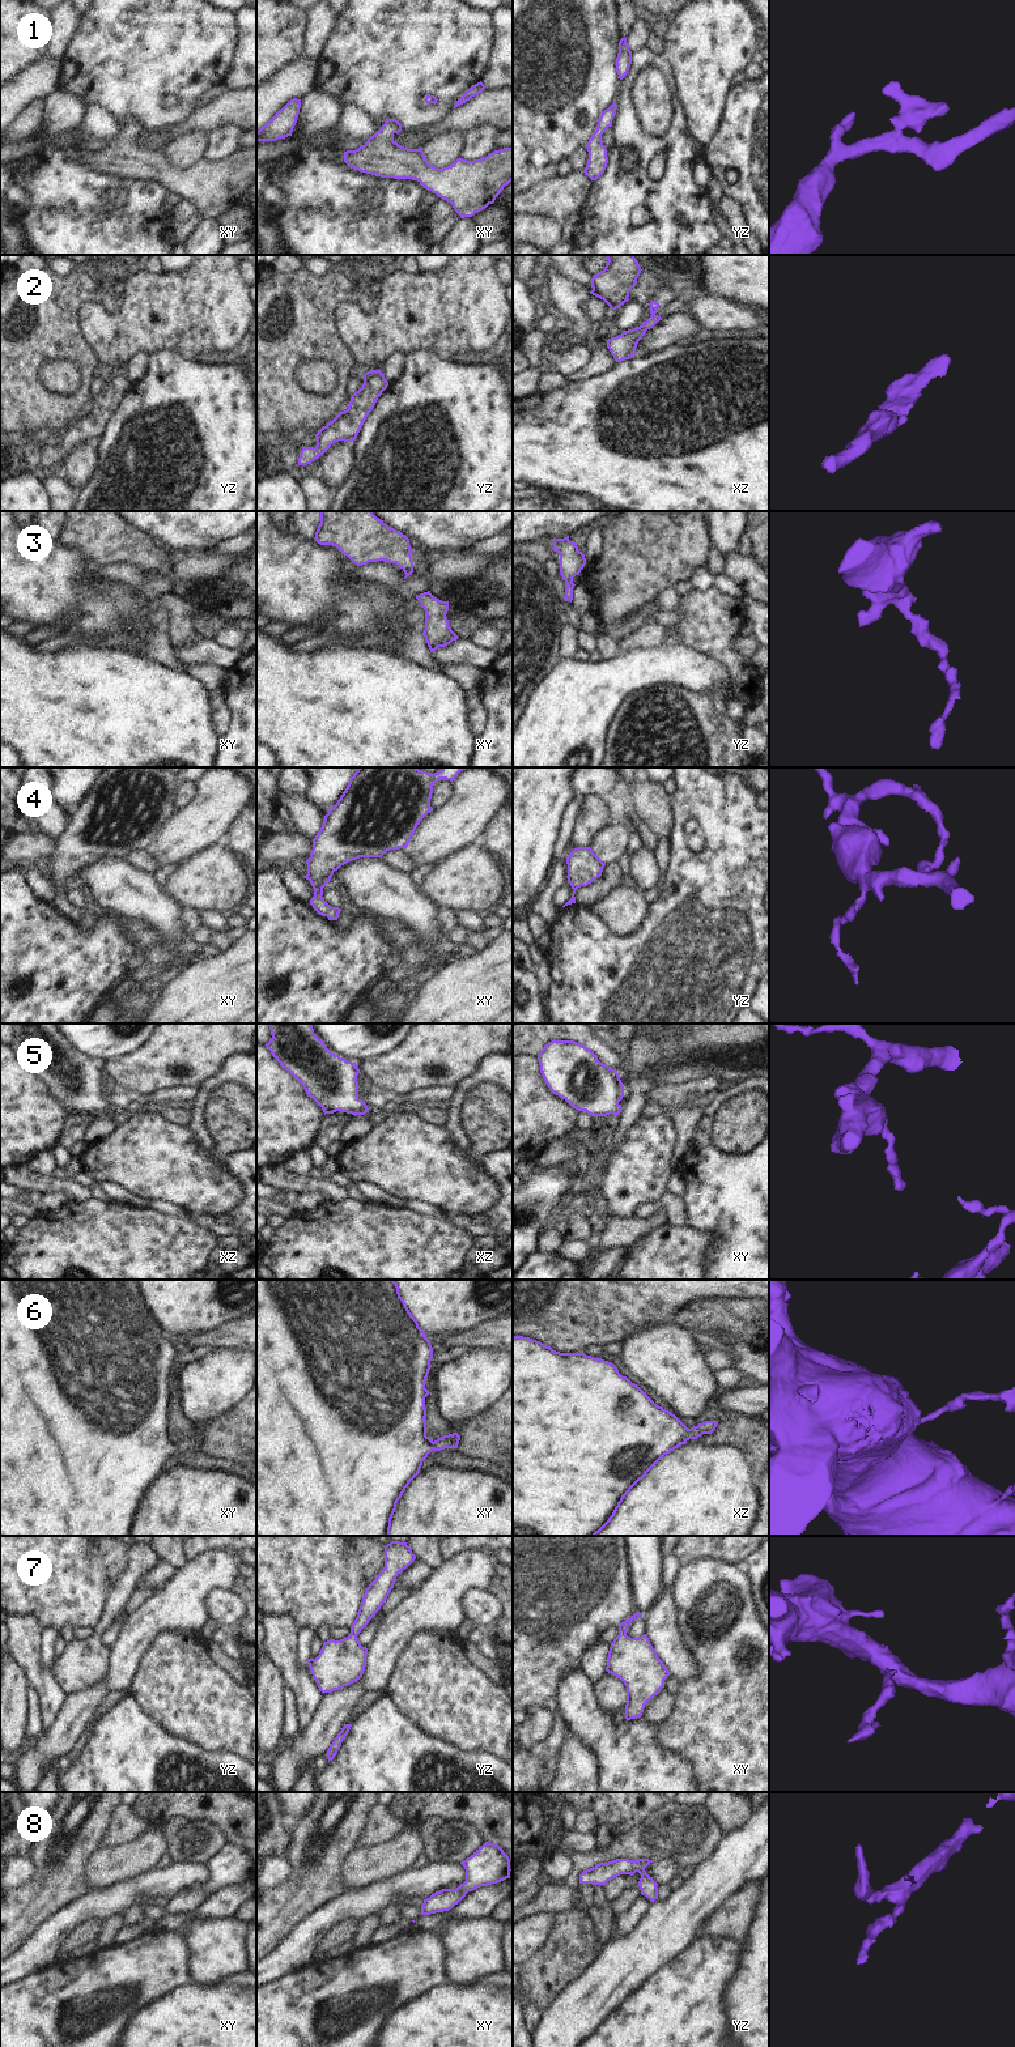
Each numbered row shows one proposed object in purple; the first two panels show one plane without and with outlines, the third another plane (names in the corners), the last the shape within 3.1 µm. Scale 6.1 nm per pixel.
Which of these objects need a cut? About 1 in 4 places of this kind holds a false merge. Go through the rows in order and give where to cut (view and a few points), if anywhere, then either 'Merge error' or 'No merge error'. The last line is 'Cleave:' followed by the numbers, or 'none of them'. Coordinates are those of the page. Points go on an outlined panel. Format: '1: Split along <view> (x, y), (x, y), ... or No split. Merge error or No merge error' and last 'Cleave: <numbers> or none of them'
1: No split. No merge error
2: No split. No merge error
3: No split. No merge error
4: No split. No merge error
5: No split. No merge error
6: No split. No merge error
7: No split. No merge error
8: No split. No merge error
Cleave: none of them

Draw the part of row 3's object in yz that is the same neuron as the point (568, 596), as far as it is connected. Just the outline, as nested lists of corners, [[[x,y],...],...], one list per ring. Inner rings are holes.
[[[568,537],[564,539],[552,539],[553,548],[560,554],[560,575],[565,580],[565,601],[573,600],[573,578],[581,573],[583,566],[586,565],[586,558],[582,552],[578,550],[576,542],[569,540]]]

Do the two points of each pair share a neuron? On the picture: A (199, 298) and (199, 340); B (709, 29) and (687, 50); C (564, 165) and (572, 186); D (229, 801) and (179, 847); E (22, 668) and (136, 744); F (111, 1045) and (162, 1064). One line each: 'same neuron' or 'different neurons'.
A: same neuron
B: same neuron
C: different neurons
D: same neuron
E: same neuron
F: different neurons

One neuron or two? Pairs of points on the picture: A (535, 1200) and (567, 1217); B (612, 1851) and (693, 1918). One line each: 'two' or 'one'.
A: two
B: two

